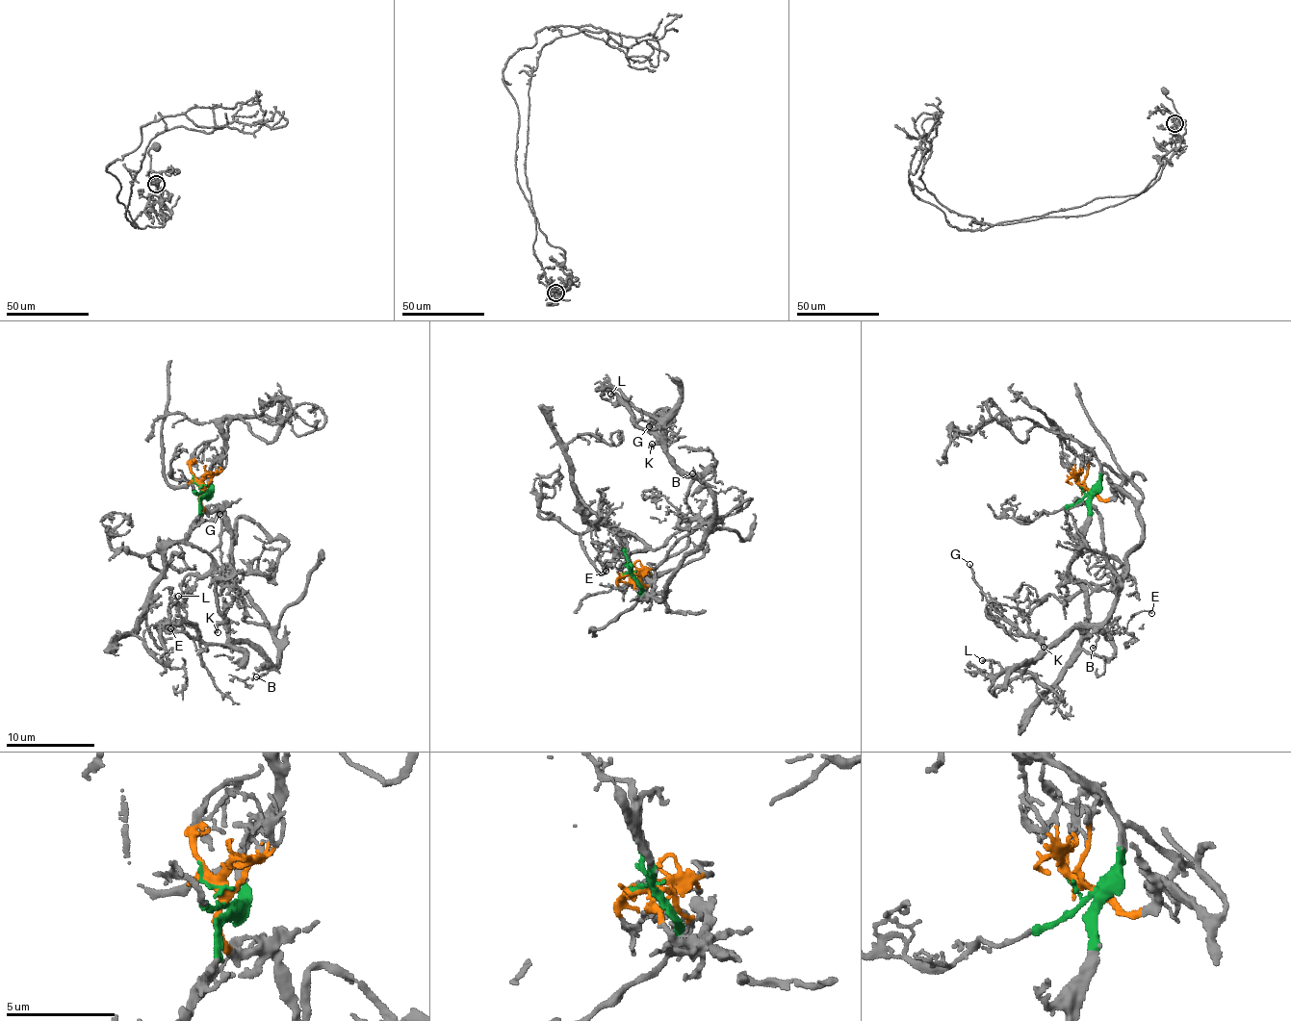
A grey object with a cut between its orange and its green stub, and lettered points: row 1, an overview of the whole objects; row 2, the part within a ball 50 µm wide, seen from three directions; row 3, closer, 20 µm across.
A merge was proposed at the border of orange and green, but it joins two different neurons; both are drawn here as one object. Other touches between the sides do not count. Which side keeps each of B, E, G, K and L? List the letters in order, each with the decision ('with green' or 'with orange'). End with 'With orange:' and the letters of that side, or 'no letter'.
B: with orange
E: with green
G: with orange
K: with orange
L: with orange
With orange: B, G, K, L

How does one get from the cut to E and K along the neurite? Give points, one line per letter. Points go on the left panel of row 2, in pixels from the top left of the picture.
E: (198, 485), (198, 522), (169, 548), (145, 615), (160, 647), (157, 623), (167, 619), (169, 628)
K: (198, 485), (204, 509), (223, 518), (234, 587), (263, 621), (274, 664), (219, 624), (217, 632)

